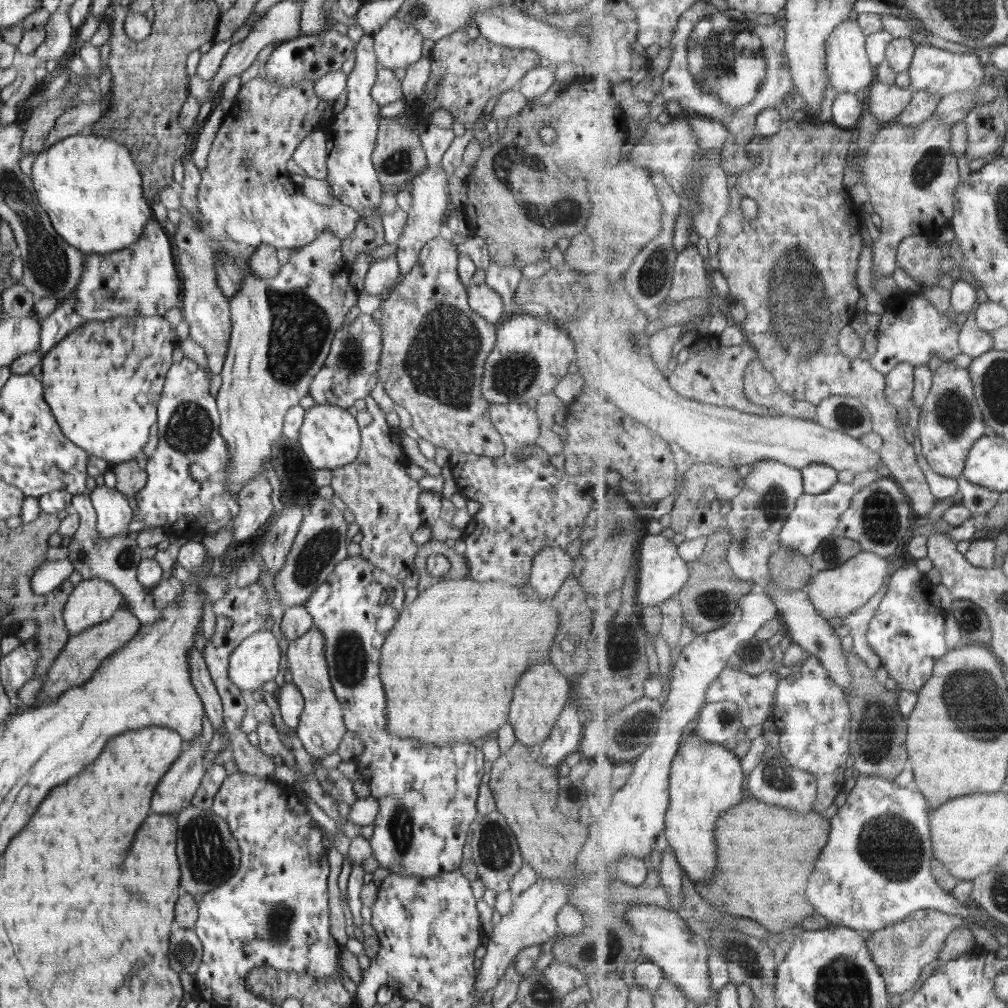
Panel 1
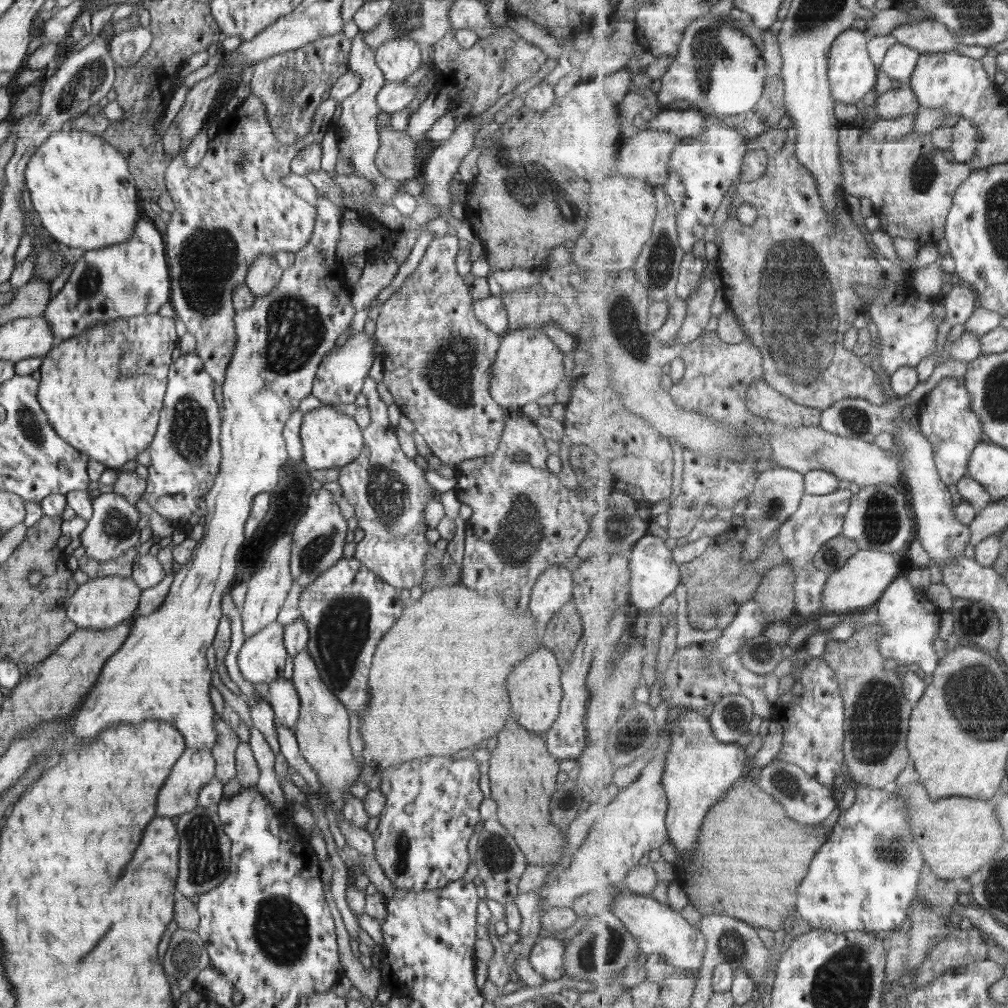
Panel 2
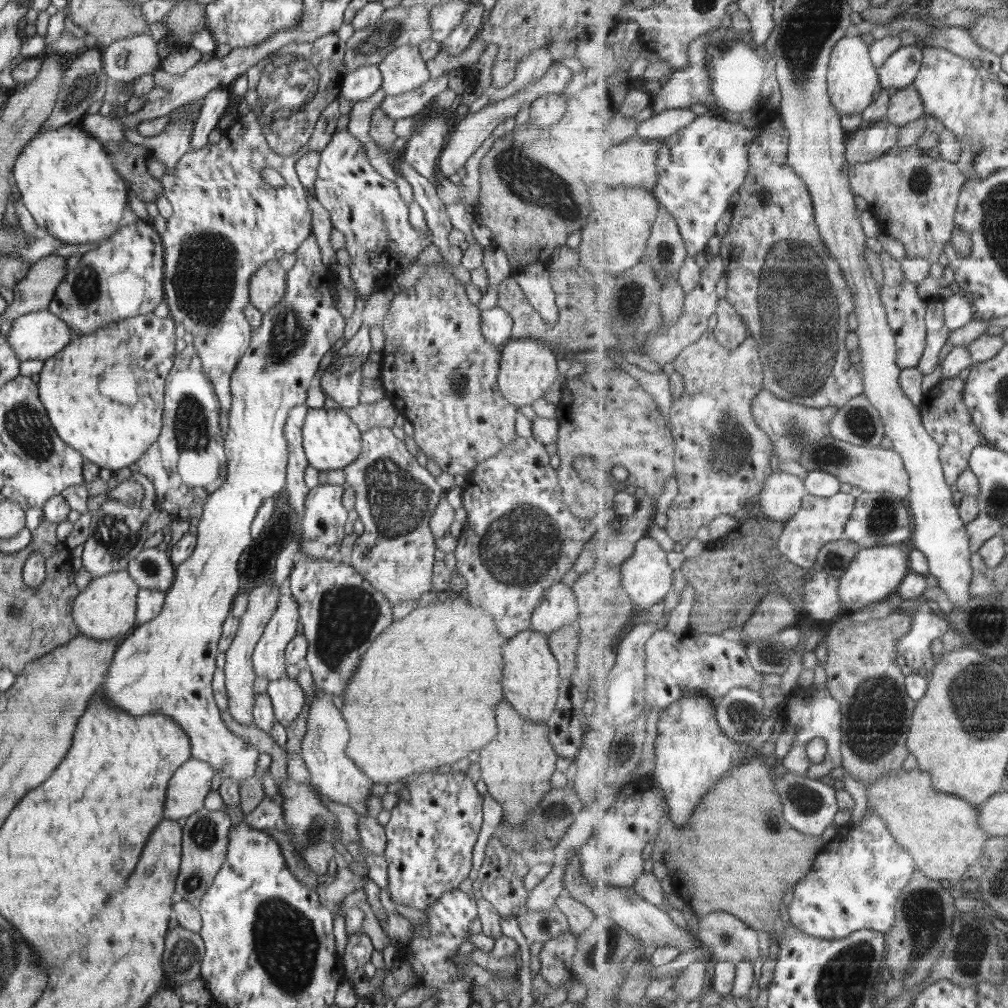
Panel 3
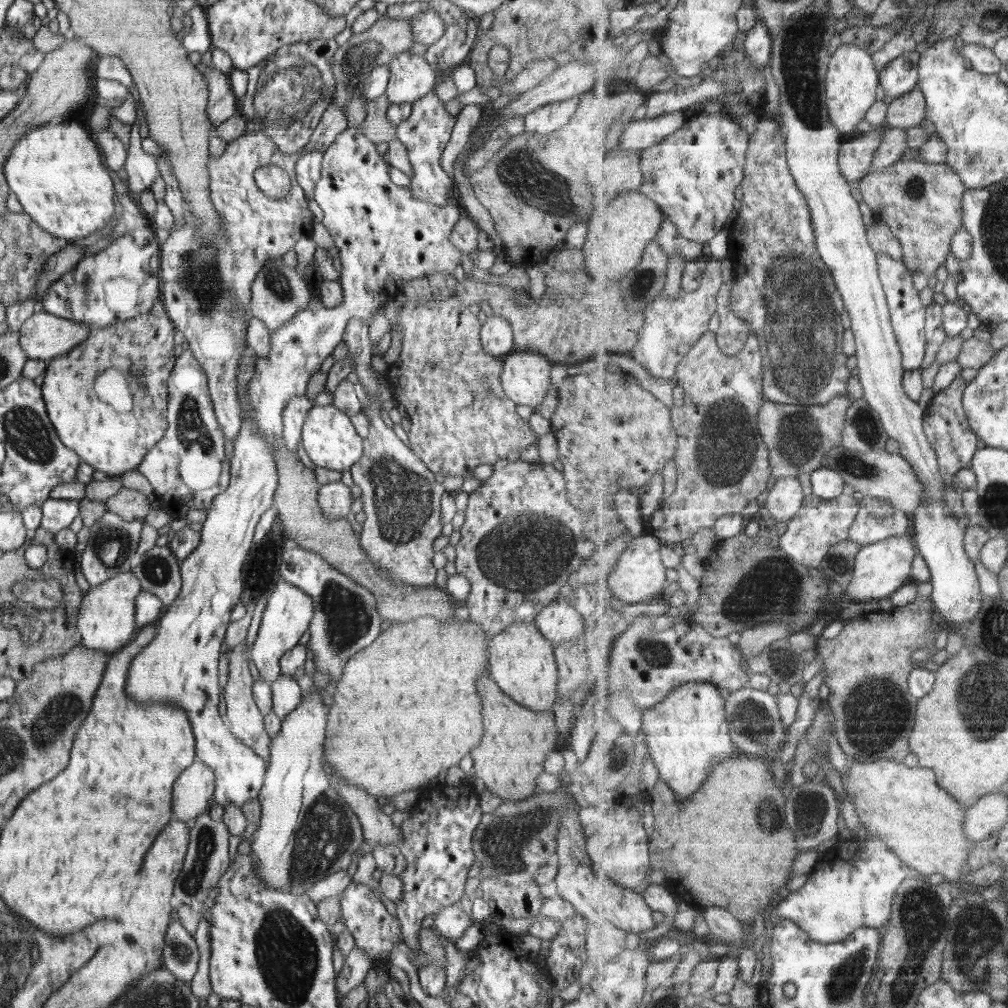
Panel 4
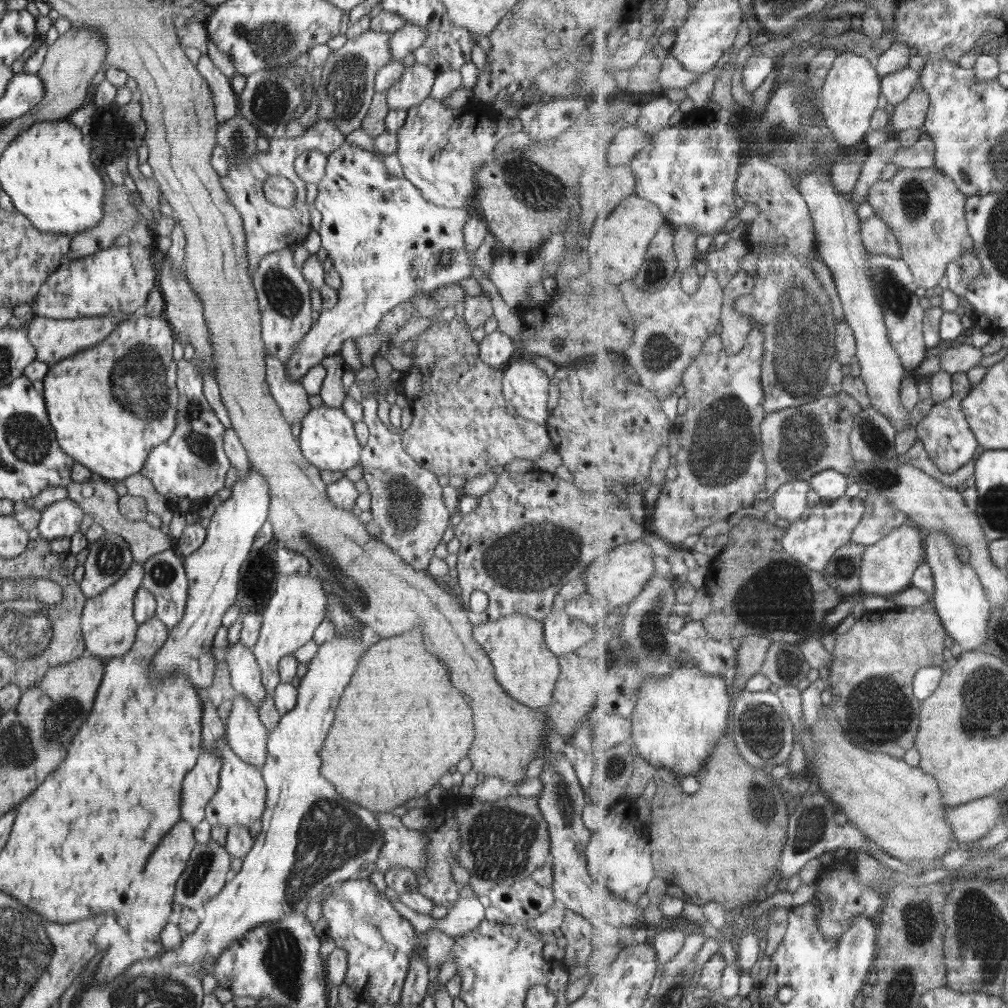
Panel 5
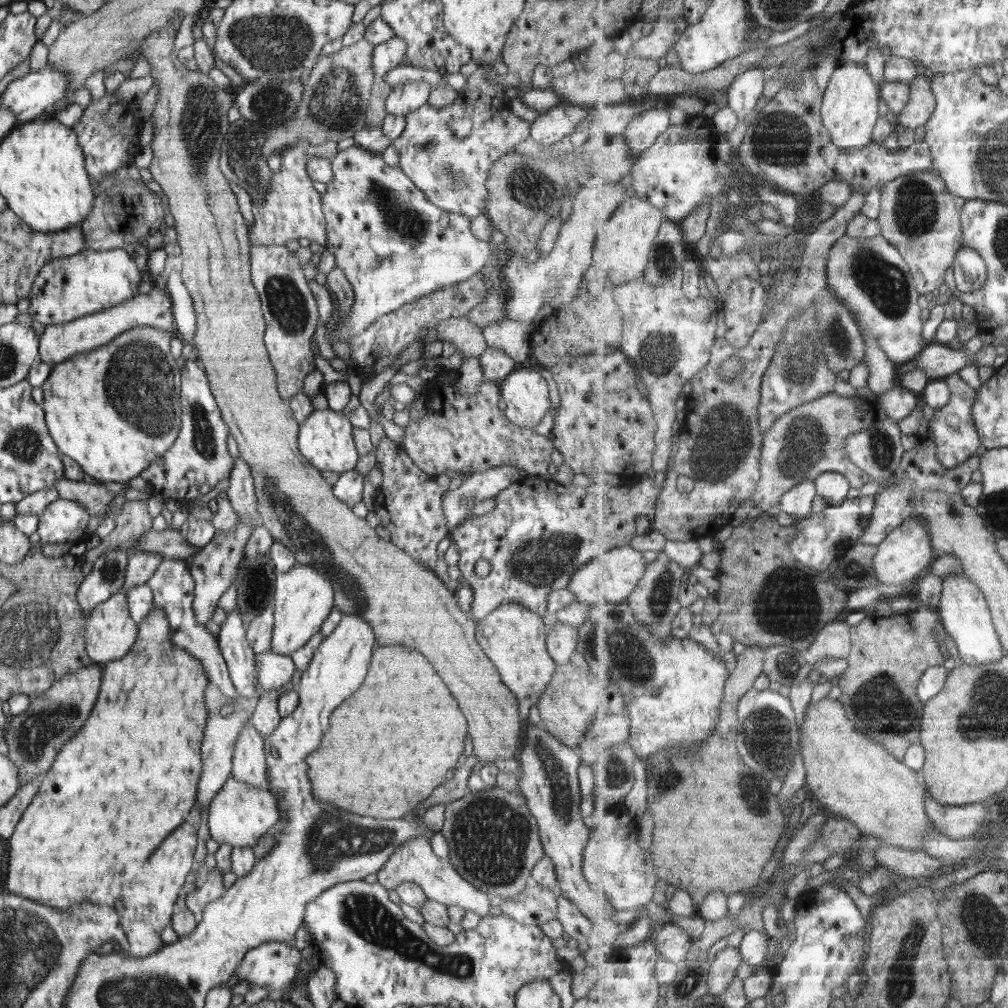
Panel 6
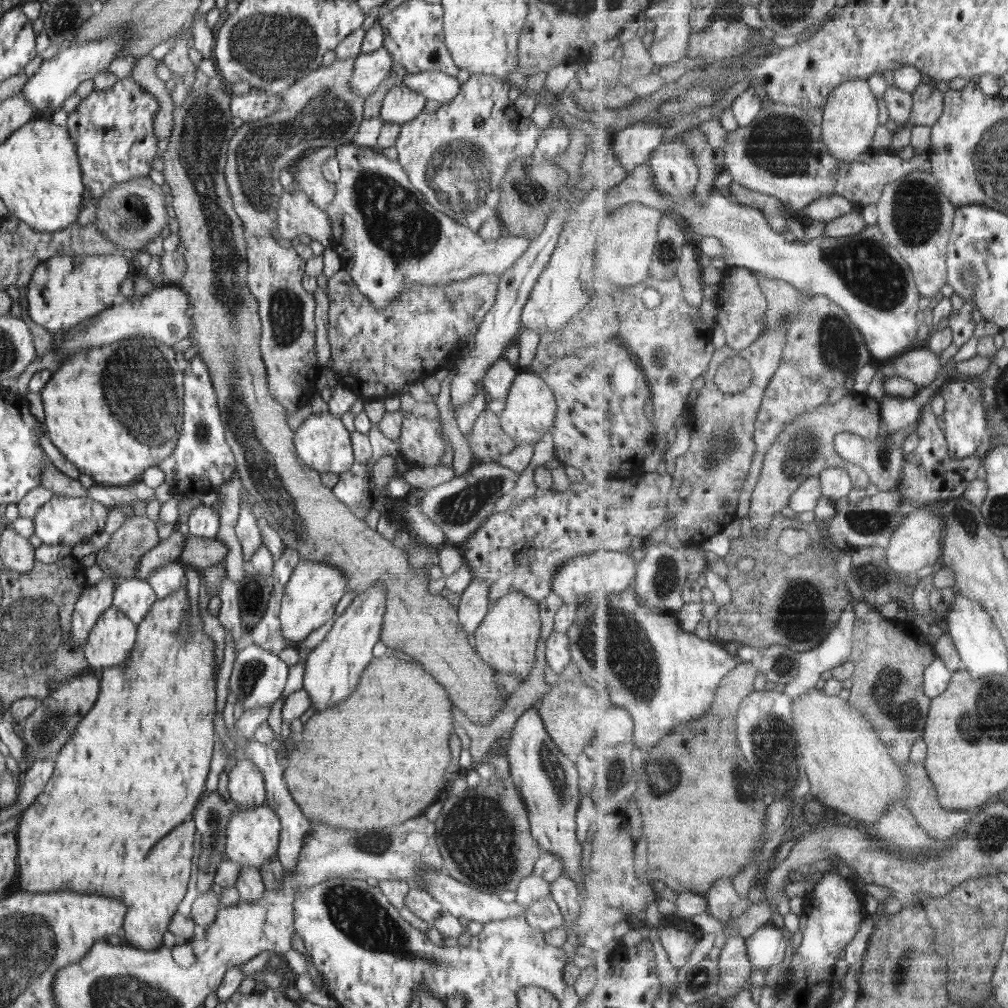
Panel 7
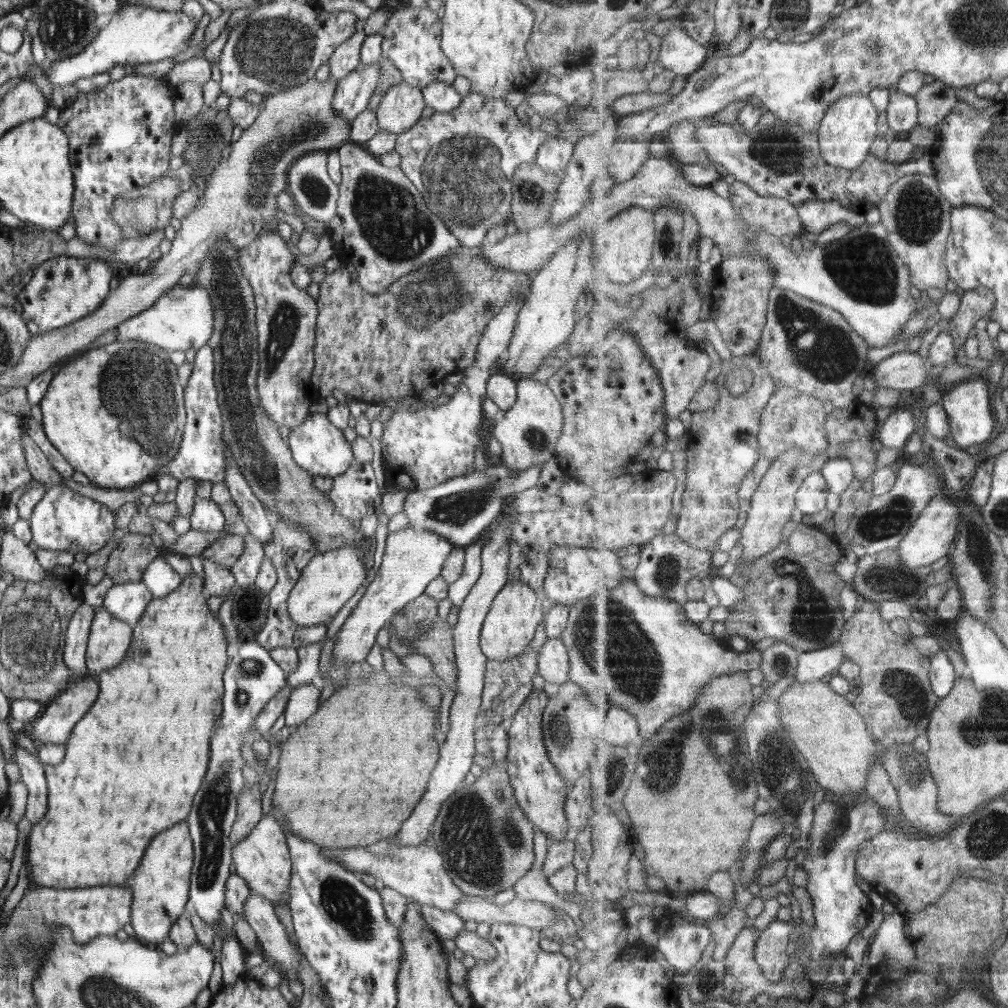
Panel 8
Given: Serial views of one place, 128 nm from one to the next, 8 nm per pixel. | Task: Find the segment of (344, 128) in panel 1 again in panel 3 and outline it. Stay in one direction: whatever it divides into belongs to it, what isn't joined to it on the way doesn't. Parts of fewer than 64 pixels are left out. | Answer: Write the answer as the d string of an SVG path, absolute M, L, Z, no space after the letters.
M380 88L376 90L376 93L370 95L369 98L364 98L356 102L348 114L350 120L348 120L348 127L345 130L361 143L361 146L369 156L368 160L374 170L384 177L385 180L395 184L400 174L389 164L388 156L385 154L385 151L380 149L370 137L373 113L374 110L377 110L377 107L381 105L383 98L384 92L383 89Z

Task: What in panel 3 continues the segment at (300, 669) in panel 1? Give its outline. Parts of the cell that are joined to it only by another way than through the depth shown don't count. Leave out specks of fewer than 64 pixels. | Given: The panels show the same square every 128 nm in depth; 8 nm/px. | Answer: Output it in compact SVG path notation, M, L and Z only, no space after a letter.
M316 687L316 694L308 708L306 734L301 744L301 755L309 770L311 782L329 800L347 804L358 815L370 815L366 799L372 795L373 782L370 777L362 773L350 757L346 756L348 740L350 740L350 731L340 708L332 703L331 695Z

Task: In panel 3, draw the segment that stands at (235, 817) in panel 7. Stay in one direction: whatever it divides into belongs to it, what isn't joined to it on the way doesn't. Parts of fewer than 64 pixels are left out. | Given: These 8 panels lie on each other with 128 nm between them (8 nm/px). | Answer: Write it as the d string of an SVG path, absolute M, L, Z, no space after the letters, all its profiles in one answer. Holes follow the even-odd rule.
M346 130L335 133L331 142L319 154L319 168L317 178L313 185L318 202L330 215L332 229L344 232L346 236L346 250L350 254L348 265L354 289L360 297L370 298L370 295L380 290L403 270L411 266L412 261L429 246L432 246L431 238L428 238L421 230L416 230L408 221L409 206L402 200L399 190L394 183L385 180L369 162L369 156L361 143L353 138ZM314 235L297 250L296 262L287 272L286 295L278 305L262 315L260 327L251 331L251 341L246 352L230 377L232 407L228 412L228 431L224 436L224 452L227 458L227 477L204 503L203 513L197 527L197 545L182 564L175 566L175 580L165 593L160 613L150 622L137 625L119 644L109 666L106 678L100 686L108 704L123 710L130 717L146 714L165 715L176 722L188 735L191 756L212 765L224 777L232 777L238 784L250 777L256 778L259 750L235 735L224 725L221 712L212 695L212 680L218 673L216 657L223 623L231 613L231 605L239 594L240 576L238 560L252 542L250 527L260 505L268 497L276 497L287 484L288 448L284 436L287 416L294 408L304 404L307 394L315 383L322 357L336 342L341 340L347 325L345 317L334 303L335 271L326 268L321 260L321 249Z

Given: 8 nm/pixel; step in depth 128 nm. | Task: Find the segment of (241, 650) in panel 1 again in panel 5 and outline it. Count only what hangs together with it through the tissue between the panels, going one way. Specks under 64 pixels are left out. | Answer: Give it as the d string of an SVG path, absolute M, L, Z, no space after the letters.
M310 573L279 574L275 583L275 592L261 613L262 629L256 645L252 648L256 662L260 666L261 681L266 687L266 698L258 706L259 718L270 733L278 727L281 717L274 702L274 689L280 683L278 662L295 652L312 640L314 630L325 618L327 599L322 583Z

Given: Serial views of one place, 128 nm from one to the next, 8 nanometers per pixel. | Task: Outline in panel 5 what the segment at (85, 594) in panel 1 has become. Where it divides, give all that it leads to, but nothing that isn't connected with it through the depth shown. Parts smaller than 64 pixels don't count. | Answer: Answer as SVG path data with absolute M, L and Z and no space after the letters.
M133 561L117 582L108 586L97 597L85 601L81 615L81 630L86 654L109 659L123 656L130 651L139 628L133 616L133 601L141 588L143 576L144 562Z

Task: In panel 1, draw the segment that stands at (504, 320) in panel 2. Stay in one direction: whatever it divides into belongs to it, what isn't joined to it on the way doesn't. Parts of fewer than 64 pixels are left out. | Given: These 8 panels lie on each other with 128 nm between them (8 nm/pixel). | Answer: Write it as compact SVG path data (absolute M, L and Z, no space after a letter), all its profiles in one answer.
M486 282L467 287L467 294L470 308L494 326L498 327L506 318L507 315L500 294L488 286Z

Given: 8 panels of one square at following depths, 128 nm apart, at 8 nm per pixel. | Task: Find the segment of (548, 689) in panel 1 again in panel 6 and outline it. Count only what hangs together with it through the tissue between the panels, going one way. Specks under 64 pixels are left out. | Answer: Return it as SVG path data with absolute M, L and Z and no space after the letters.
M509 603L496 608L487 618L480 620L475 628L478 645L494 664L502 682L512 690L519 702L518 715L526 726L522 743L526 740L530 706L540 700L558 666L547 650L546 626L542 617L520 604Z

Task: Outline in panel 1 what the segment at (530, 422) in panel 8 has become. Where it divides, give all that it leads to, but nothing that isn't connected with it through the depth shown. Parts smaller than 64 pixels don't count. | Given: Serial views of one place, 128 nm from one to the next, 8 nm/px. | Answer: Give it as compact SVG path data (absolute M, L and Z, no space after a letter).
M517 313L509 314L497 327L496 344L490 356L484 363L484 375L482 375L481 394L490 402L503 404L524 404L541 395L554 392L555 386L568 372L573 371L573 363L576 356L574 341L564 328L556 328L554 321L542 320L533 314Z

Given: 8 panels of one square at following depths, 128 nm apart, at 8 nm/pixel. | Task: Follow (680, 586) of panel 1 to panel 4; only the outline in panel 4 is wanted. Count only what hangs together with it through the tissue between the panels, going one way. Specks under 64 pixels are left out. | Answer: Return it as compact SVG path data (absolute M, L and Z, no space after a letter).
M656 534L636 536L630 542L630 546L620 558L608 582L620 599L627 603L644 603L661 598L671 584L668 580L668 567L664 562L662 546L664 546L664 540Z

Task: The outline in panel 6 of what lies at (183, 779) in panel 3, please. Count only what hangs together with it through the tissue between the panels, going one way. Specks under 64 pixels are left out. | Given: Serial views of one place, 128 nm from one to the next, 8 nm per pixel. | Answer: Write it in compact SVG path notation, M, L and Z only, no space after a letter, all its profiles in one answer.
M254 702L244 703L236 712L228 717L210 718L207 720L206 730L204 731L204 739L202 739L201 756L202 756L202 773L200 773L200 780L198 780L198 793L196 793L196 800L200 804L200 814L208 808L212 799L217 792L222 789L224 783L229 779L232 772L234 745L238 741L240 729L250 722L252 710L254 710Z

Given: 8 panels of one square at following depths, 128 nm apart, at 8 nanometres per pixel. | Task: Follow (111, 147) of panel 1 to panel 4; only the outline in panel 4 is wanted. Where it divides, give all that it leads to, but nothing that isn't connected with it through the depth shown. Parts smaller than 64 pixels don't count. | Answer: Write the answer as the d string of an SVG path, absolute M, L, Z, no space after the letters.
M75 117L30 130L29 134L26 134L26 137L23 137L11 151L4 175L10 191L20 201L23 212L30 215L42 230L64 243L90 236L96 230L104 228L116 214L114 190L116 178L111 177L106 165L102 164L101 150L91 139L85 124Z

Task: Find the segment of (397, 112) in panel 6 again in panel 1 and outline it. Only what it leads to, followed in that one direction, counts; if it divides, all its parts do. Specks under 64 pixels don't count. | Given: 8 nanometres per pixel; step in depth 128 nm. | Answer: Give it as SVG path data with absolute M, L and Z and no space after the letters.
M394 14L373 34L373 43L377 63L393 70L420 59L423 38L412 23L399 20Z

